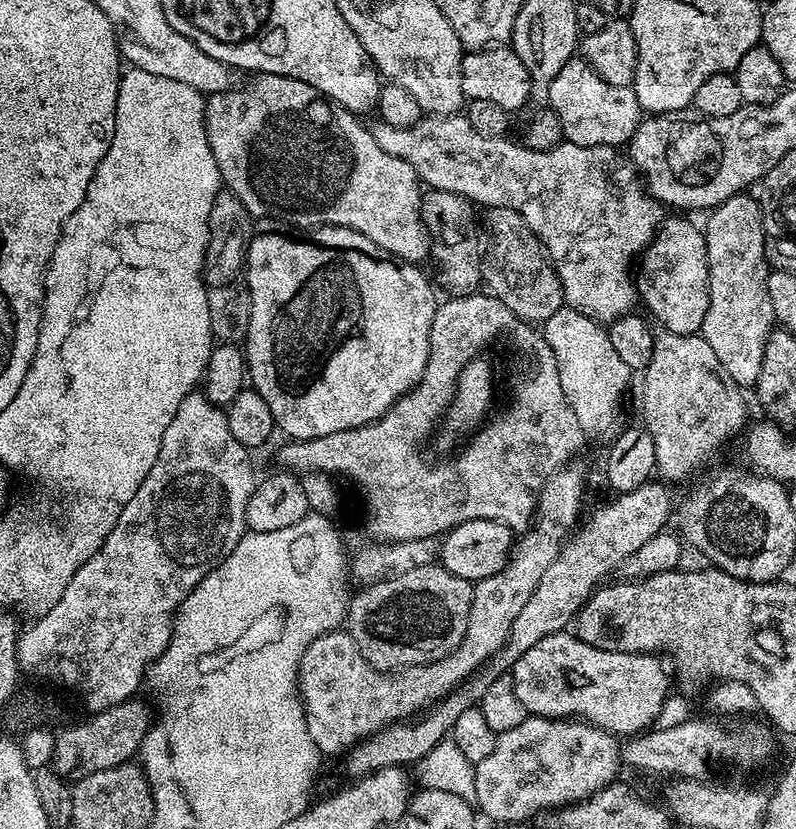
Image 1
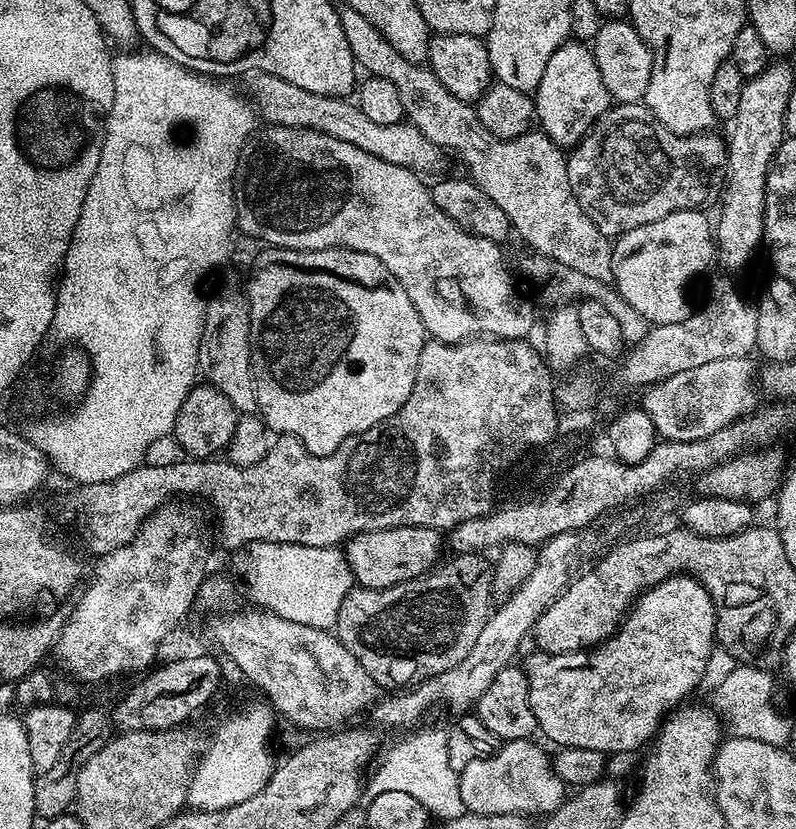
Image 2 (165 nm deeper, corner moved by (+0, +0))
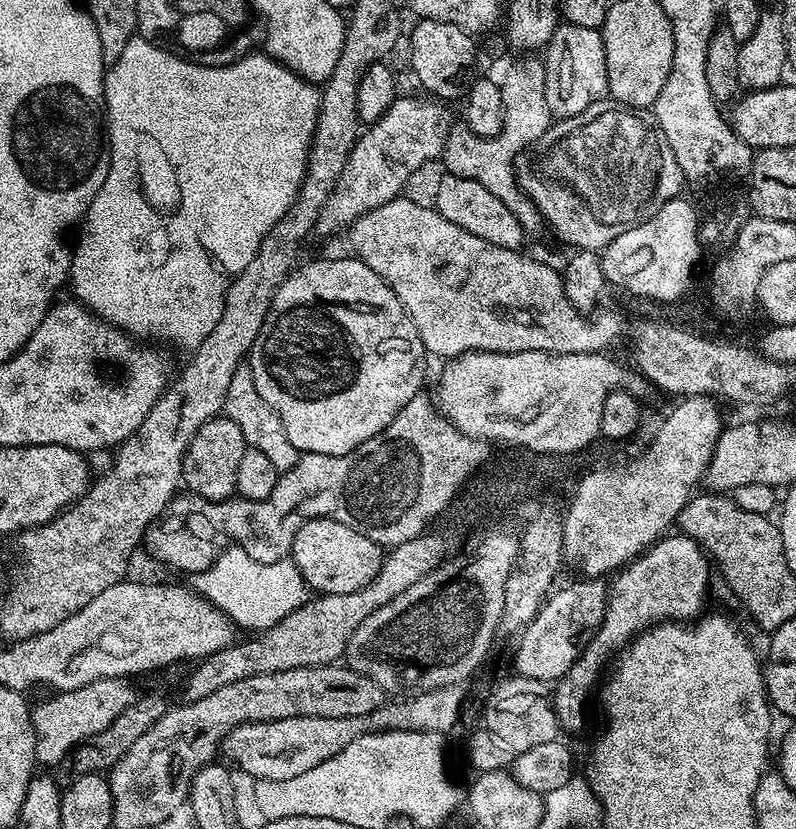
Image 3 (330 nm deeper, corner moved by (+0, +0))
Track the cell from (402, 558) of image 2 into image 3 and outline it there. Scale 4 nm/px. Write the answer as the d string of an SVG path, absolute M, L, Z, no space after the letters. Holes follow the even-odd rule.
M321 518L305 520L296 529L290 559L313 593L329 596L362 590L362 586L366 586L380 573L385 555L385 549L366 538L366 534L337 520Z

